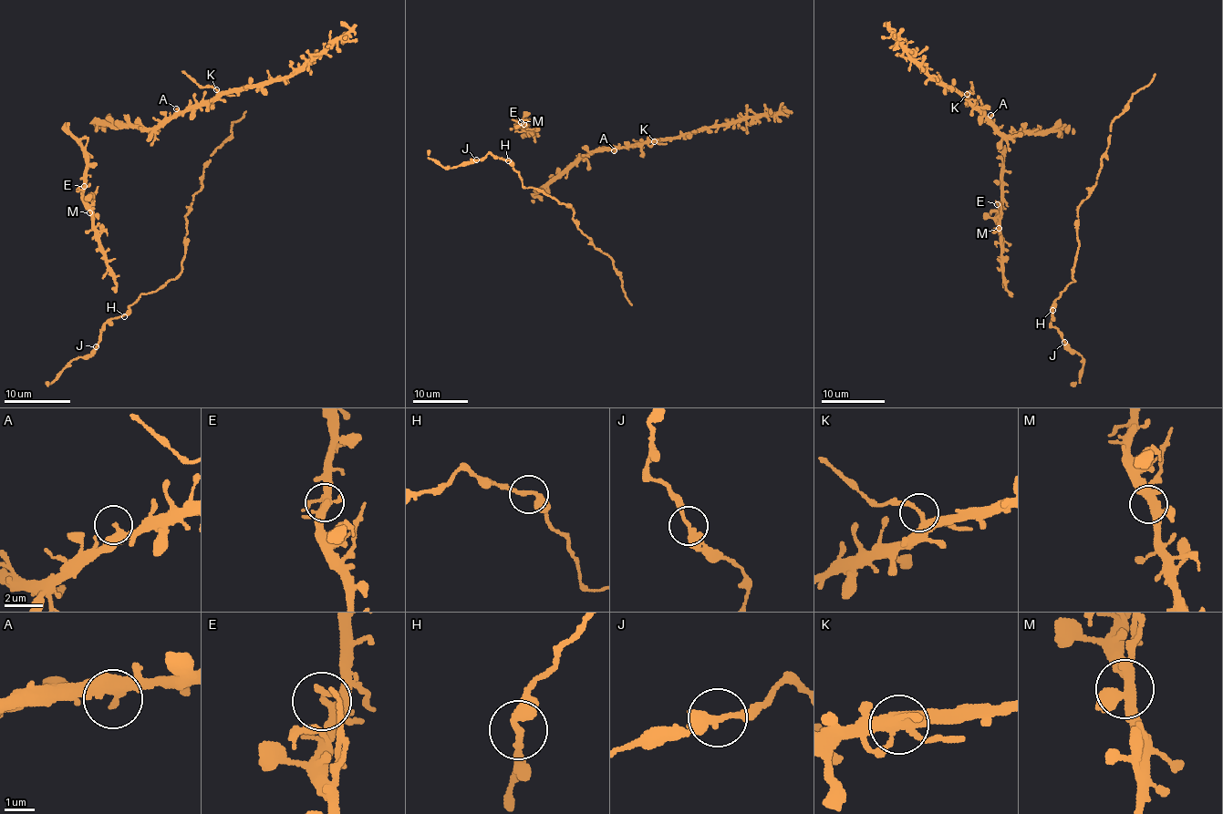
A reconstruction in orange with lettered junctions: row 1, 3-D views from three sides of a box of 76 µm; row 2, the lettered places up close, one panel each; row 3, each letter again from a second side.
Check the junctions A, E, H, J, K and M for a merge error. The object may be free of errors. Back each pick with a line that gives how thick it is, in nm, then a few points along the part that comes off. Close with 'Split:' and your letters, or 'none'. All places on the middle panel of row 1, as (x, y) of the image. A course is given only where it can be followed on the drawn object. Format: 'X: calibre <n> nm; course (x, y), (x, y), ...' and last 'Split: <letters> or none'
K: calibre 240 nm; course (655, 140), (640, 144), (632, 139)
Split: K

